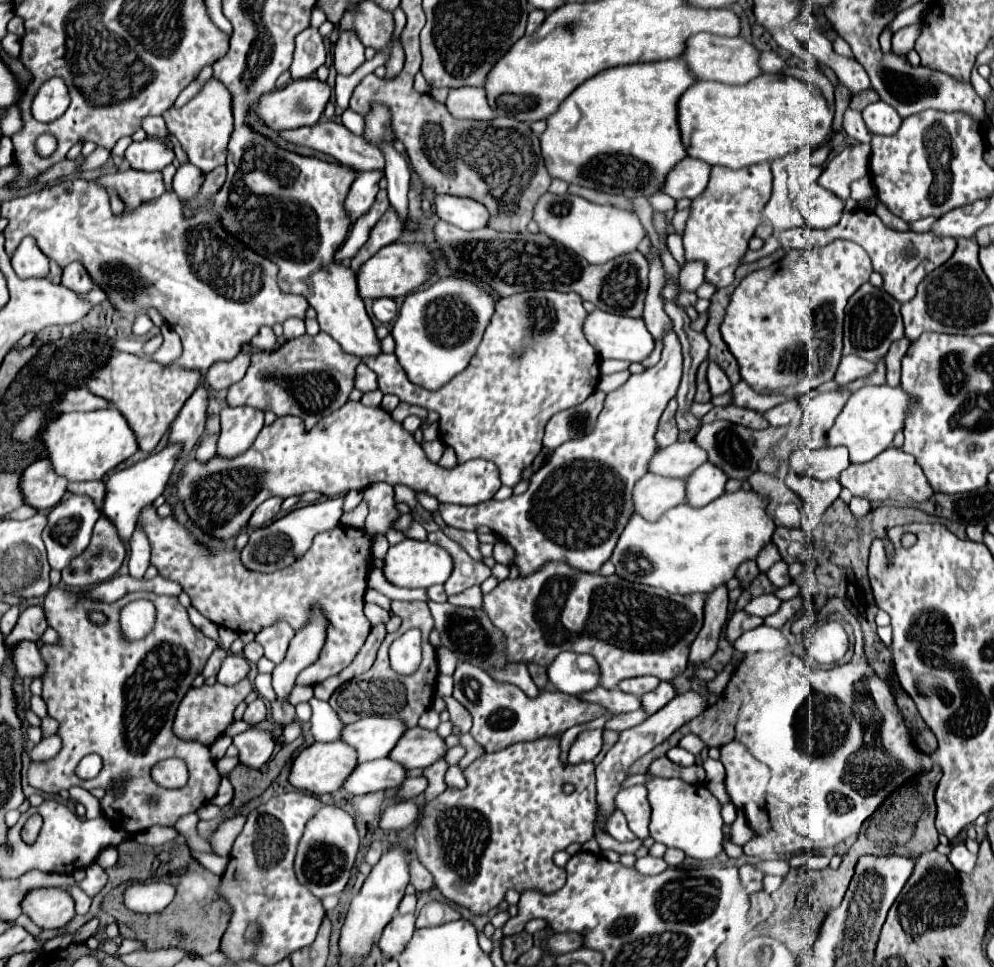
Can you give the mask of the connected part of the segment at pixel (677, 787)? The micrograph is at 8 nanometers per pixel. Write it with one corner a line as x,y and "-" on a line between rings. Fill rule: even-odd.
647,773
647,799
651,805
651,837
667,847
681,849
693,859
715,859
723,851
721,803
703,783
685,783
683,779
665,779

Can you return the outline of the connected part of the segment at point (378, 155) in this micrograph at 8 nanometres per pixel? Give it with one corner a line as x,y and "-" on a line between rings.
321,121
317,125
311,125
311,127
299,127
299,129
291,129
291,131
283,131
281,137
285,141
291,141
295,145
307,145
311,149
317,149
321,153
327,153
327,155
333,155
339,163
343,165
349,165
353,171
369,171
369,169
375,169
375,171
383,171
385,167
385,157
383,153
379,151
379,147
367,143
363,137
357,137
353,135
345,125
337,125
333,121

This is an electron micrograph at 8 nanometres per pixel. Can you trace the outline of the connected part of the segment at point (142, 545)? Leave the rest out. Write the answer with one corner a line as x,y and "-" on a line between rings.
137,527
131,541
129,541
129,575
141,579
149,567
149,541
145,533

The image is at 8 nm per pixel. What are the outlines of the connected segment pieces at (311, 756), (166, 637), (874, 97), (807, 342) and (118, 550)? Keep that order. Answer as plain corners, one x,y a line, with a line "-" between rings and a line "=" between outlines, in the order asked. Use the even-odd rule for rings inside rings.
341,741
313,743
309,747
303,747
295,757
289,773
289,783
295,789
309,791
309,793
333,793
341,789
345,777
355,769
355,765
357,765
357,753
347,743
=
53,587
49,589
43,601
47,621
61,635
61,643
41,647
41,657
45,659
45,667
49,667
49,671
41,675
43,681
41,697
47,705
49,717
59,721
57,735
61,737
63,747
49,761
39,761
39,763
31,761
27,769
27,781
31,787
45,793
59,793
61,789
73,785
105,789
105,797
101,801
103,815
115,821
113,823
115,827
127,829
131,835
141,833
151,825
173,825
181,815
193,813
197,807
213,799
221,781
209,749
197,741
181,741
171,731
177,703
191,687
191,681
203,671
209,655
217,649
217,643
205,637
197,627
193,627
185,607
177,601
177,597
155,595
155,593
129,593
115,603
93,603
91,599
77,599
77,595
79,593
-
135,599
149,599
155,605
157,617
147,637
139,641
127,641
119,625
119,613
129,601
-
89,611
103,611
109,617
109,621
101,627
93,625
87,619
-
89,753
97,753
103,759
103,769
95,779
83,781
75,777
75,767
-
169,757
179,757
187,763
189,781
181,789
165,789
151,779
153,765
=
869,89
869,91
863,91
863,93
859,93
857,97
853,97
851,99
851,109
857,109
857,111
863,111
867,105
877,102
880,100
878,93
875,93
873,89
=
833,241
819,249
791,249
783,259
747,275
733,291
721,335
739,363
741,379
763,395
805,395
831,381
843,349
843,309
847,299
869,281
873,267
869,255
851,241
=
101,517
95,523
89,547
77,559
73,559
65,571
61,571
63,583
73,589
87,589
103,583
119,571
125,557
127,551
115,525

